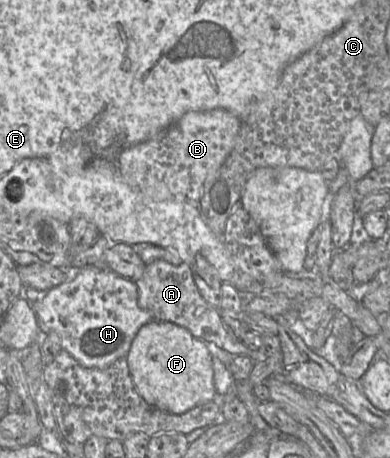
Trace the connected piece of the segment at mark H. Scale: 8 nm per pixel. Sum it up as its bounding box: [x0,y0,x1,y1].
[33,265,155,368]

